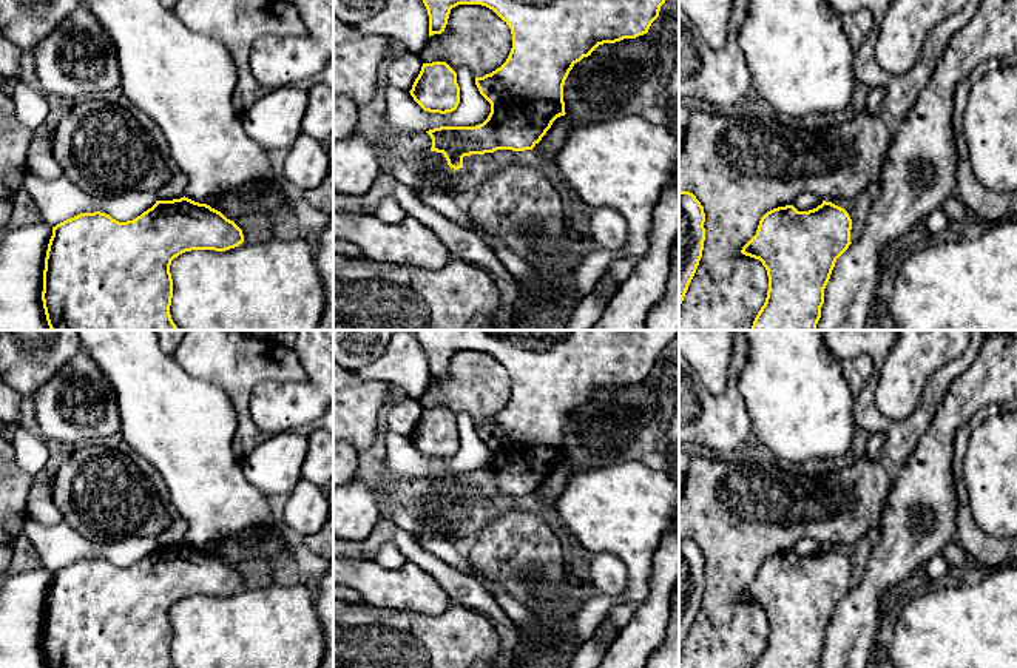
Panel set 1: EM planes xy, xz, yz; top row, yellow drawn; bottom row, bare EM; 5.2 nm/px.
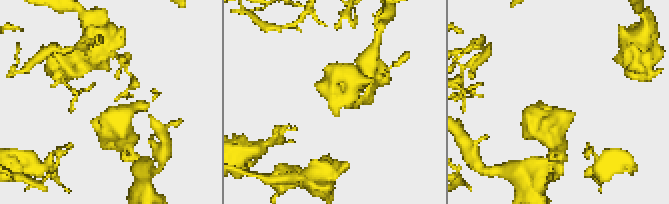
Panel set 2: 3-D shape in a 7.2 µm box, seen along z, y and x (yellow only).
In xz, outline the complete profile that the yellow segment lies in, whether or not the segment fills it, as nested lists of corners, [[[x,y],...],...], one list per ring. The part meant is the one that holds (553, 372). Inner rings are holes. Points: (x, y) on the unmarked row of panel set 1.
[[[414,330],[429,361],[429,383],[441,380],[451,355],[458,350],[481,350],[492,355],[509,373],[512,393],[506,407],[483,423],[475,423],[480,440],[491,449],[488,464],[475,472],[440,472],[426,477],[432,484],[431,497],[443,498],[455,517],[463,503],[497,495],[532,495],[552,467],[565,461],[563,430],[573,412],[603,389],[636,384],[648,378],[659,363],[661,352],[674,339],[677,330]]]

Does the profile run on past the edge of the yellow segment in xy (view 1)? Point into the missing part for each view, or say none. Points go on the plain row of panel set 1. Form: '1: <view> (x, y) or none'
1: none

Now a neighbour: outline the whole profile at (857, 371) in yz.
[[[860,355],[857,358],[841,361],[841,367],[850,393],[857,398],[872,375],[873,361],[867,355]]]

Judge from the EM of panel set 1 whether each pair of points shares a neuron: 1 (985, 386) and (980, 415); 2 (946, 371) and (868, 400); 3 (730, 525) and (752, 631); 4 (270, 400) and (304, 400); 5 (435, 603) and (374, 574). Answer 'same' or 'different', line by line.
1: different
2: same
3: same
4: same
5: same

